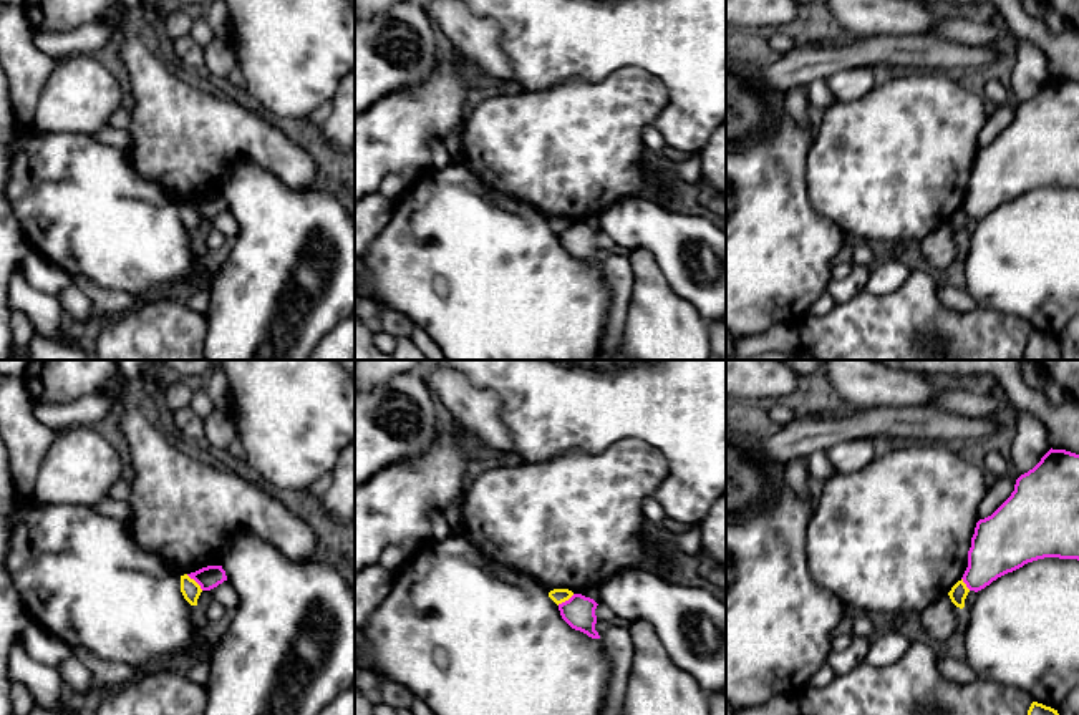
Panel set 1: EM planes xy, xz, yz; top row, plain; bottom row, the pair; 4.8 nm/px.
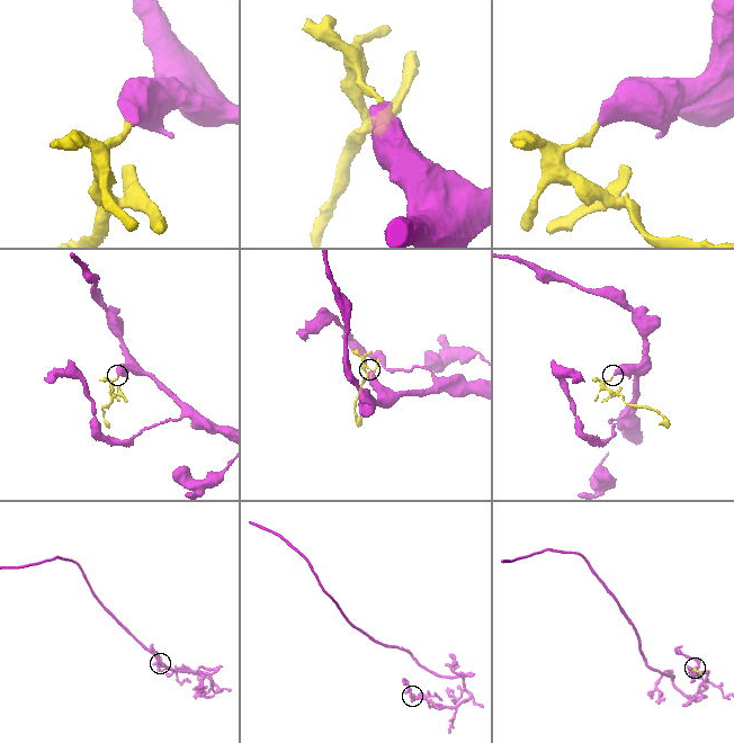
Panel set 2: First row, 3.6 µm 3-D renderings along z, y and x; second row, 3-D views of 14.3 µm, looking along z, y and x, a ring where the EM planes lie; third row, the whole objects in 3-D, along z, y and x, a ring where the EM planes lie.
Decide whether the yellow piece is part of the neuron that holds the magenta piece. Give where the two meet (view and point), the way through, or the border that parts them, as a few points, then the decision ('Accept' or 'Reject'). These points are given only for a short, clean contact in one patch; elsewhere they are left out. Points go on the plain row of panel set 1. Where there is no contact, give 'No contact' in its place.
Touches magenta at xy (194, 208). Boundary: xy (186, 203), (203, 218). Reject

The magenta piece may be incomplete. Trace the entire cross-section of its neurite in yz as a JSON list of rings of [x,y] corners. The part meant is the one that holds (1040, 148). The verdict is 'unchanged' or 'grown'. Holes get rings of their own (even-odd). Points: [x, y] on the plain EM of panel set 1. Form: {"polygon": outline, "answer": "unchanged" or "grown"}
{"polygon": [[[1051,76],[1033,98],[1016,108],[1011,124],[991,144],[976,151],[961,207],[970,219],[978,221],[998,206],[1044,186],[1079,189],[1079,83],[1066,78]]], "answer": "unchanged"}

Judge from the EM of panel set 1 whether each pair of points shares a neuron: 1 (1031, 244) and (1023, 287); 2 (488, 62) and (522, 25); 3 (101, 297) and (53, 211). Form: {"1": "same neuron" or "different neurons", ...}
{"1": "same neuron", "2": "different neurons", "3": "different neurons"}

